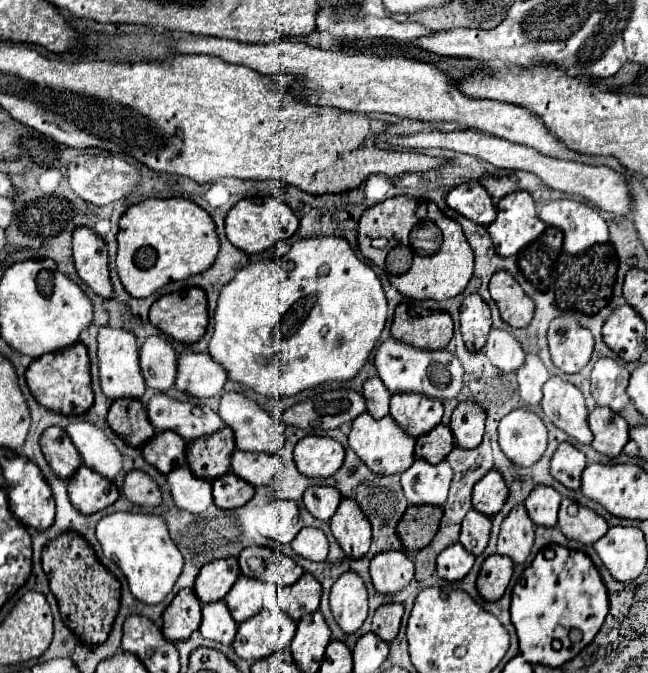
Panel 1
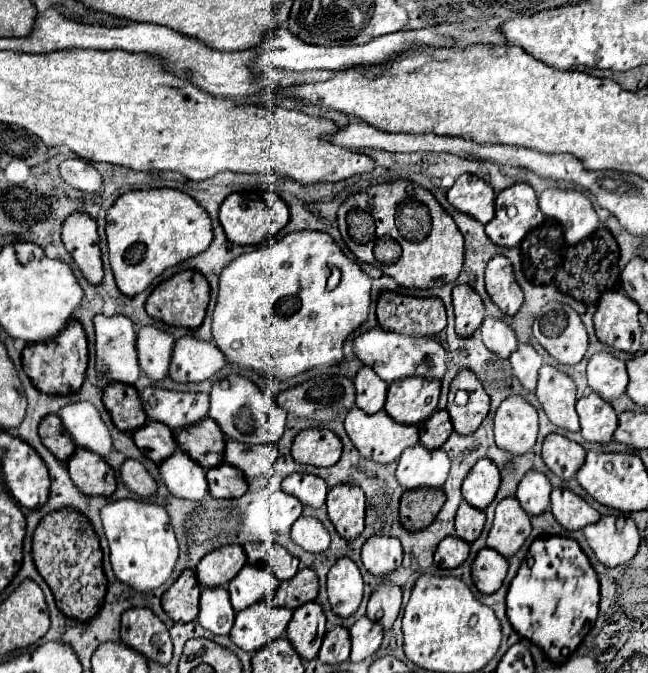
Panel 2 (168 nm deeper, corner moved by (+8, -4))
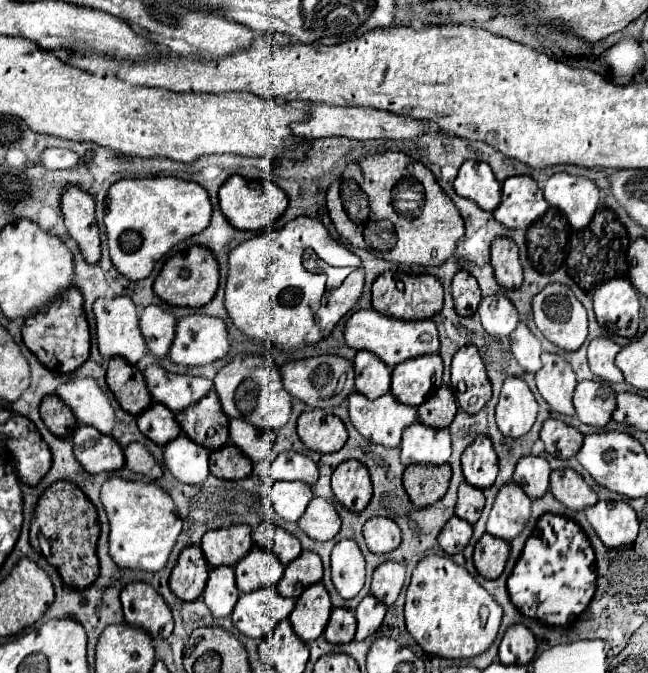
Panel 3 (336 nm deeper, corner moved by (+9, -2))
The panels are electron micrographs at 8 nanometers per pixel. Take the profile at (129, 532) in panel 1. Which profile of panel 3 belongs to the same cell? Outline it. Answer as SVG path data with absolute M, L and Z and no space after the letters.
M122 478L106 480L100 498L110 520L110 554L116 566L144 572L164 570L182 530L172 498L154 482L128 482Z

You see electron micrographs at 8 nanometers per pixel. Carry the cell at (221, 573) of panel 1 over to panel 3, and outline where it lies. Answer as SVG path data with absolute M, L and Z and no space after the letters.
M230 526L222 530L212 530L204 534L200 544L204 558L212 568L216 566L236 566L252 550L252 538L248 526Z

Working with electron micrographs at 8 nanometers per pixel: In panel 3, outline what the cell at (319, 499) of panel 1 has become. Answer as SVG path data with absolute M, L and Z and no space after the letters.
M284 452L272 462L272 480L296 480L314 486L318 482L318 466L304 454Z

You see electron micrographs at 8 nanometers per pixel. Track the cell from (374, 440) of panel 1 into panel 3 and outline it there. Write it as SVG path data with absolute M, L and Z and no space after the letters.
M354 392L348 398L348 412L350 422L364 438L386 448L400 446L404 428L408 428L418 418L416 408L400 404L392 394L368 400Z

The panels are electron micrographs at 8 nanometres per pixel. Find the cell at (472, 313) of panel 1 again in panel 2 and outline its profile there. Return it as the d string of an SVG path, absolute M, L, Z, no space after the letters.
M457 284L453 288L455 306L455 330L459 336L471 336L485 316L481 296L469 284Z

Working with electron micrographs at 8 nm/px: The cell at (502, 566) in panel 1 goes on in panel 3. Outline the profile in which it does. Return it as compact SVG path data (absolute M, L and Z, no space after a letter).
M484 534L474 546L474 566L484 578L496 580L496 578L500 578L500 574L506 566L508 554L510 554L508 542L494 538L490 534Z

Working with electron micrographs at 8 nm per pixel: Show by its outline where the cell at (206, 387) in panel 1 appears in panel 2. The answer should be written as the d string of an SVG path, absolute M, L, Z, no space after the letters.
M183 336L175 342L169 376L175 382L201 382L225 366L225 354L213 344L195 336Z

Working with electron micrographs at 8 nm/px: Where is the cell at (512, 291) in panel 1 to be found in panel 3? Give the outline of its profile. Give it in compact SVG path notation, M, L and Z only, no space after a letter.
M496 238L492 242L490 264L494 268L496 282L506 290L518 290L522 284L522 266L518 260L518 246L508 238Z

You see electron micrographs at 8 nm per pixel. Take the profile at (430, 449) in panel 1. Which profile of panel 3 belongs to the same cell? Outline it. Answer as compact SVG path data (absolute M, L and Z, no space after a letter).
M438 388L436 394L428 402L424 402L424 406L418 408L418 420L424 422L426 426L448 428L456 412L458 412L458 404L452 388Z

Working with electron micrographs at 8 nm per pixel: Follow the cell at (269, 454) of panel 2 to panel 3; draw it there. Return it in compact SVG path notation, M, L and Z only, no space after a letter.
M240 418L230 420L230 442L238 450L242 450L252 460L252 464L260 464L268 458L274 440L276 440L274 430L256 430Z

